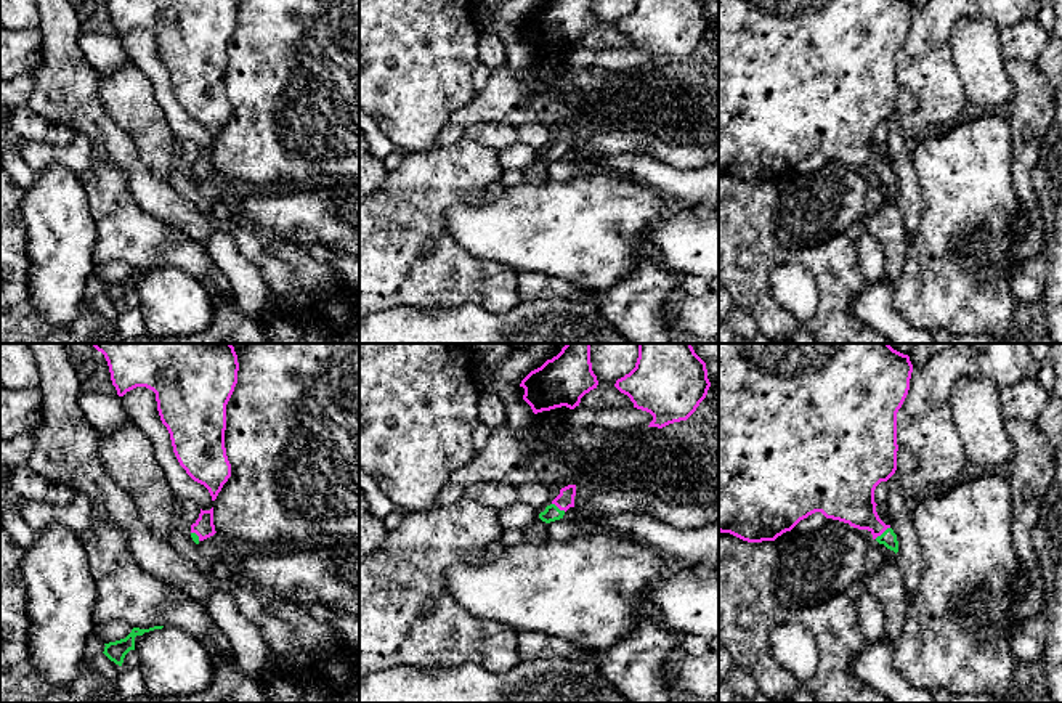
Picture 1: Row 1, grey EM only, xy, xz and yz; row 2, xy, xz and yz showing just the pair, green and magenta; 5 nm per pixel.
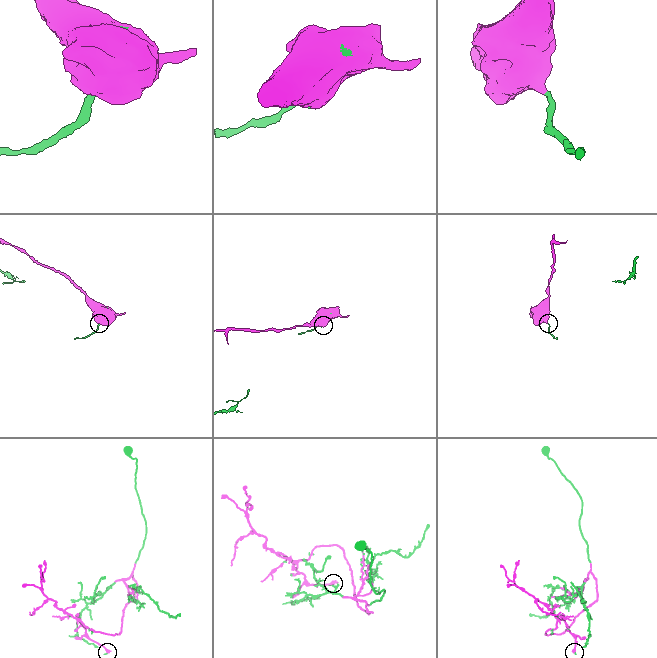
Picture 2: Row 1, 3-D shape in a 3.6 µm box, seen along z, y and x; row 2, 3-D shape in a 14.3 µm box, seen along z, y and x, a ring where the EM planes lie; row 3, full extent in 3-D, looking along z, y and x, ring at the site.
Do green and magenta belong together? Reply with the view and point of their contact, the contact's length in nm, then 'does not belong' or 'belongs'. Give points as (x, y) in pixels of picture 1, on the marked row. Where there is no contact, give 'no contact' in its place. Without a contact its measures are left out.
yz (883, 533) | 100 nm | belongs

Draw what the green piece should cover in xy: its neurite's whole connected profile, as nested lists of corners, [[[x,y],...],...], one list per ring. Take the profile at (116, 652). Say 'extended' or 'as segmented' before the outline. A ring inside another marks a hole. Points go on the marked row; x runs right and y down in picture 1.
as segmented | [[[154,626],[154,628],[149,628],[149,629],[133,628],[132,632],[125,639],[104,644],[106,647],[104,647],[104,652],[103,653],[111,661],[114,661],[116,664],[122,666],[125,655],[130,650],[135,650],[135,637],[136,636],[143,636],[144,632],[149,632],[149,631],[154,631],[154,629],[162,629],[162,628],[164,626]]]

